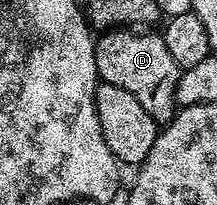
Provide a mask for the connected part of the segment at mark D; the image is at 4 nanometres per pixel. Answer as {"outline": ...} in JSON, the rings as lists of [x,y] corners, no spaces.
{"outline":[[[129,28],[105,30],[96,37],[93,49],[98,77],[104,83],[127,90],[138,100],[139,106],[143,106],[143,110],[151,114],[151,118],[158,126],[164,126],[178,111],[175,90],[183,70],[167,51],[164,35],[160,31],[153,31],[157,30]]]}

